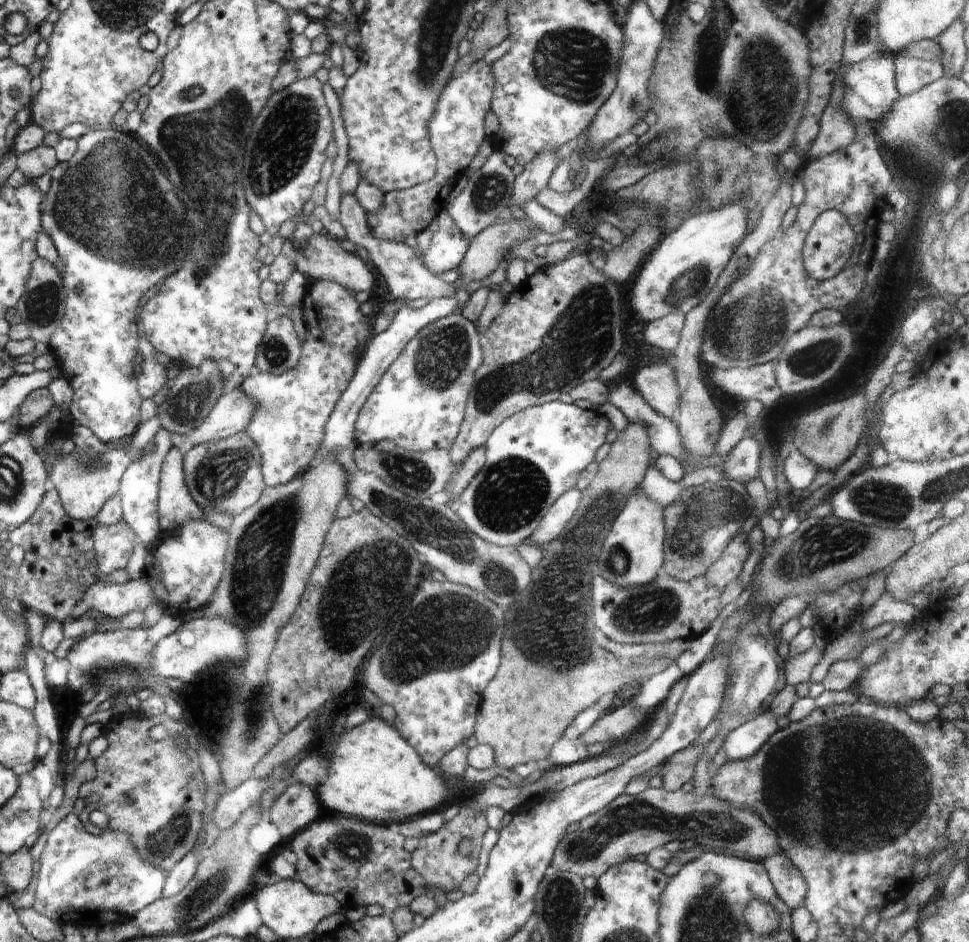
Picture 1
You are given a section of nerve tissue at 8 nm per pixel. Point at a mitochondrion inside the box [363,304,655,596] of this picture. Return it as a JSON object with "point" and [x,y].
{"point":[511,495]}

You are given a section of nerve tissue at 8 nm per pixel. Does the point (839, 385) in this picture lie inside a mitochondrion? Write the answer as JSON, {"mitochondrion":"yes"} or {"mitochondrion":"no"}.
{"mitochondrion":"yes"}

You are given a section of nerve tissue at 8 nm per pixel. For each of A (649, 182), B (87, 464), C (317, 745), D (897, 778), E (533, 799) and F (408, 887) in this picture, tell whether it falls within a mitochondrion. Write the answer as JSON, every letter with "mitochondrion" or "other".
{"A":"other","B":"mitochondrion","C":"other","D":"mitochondrion","E":"other","F":"other"}

